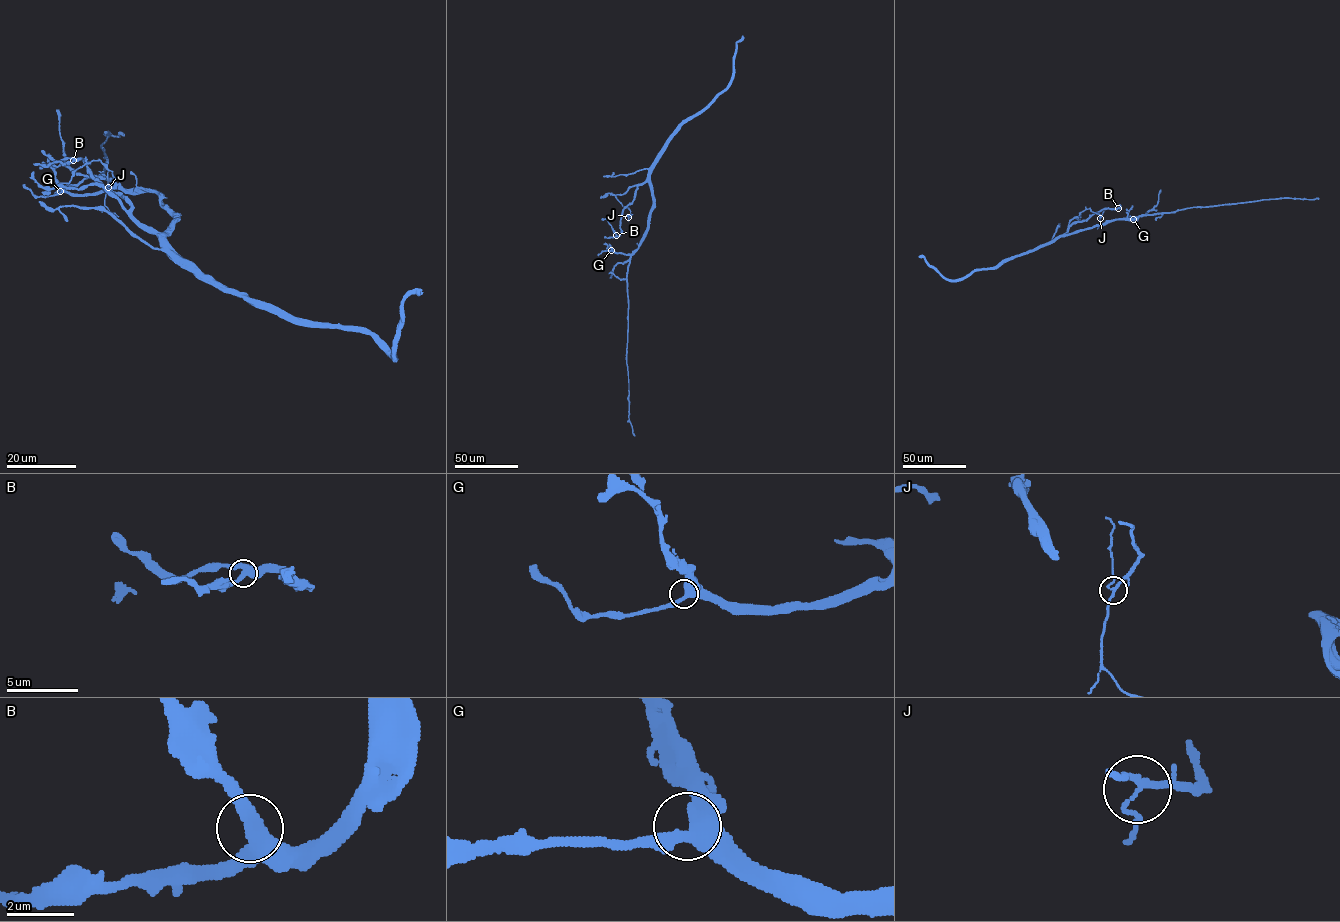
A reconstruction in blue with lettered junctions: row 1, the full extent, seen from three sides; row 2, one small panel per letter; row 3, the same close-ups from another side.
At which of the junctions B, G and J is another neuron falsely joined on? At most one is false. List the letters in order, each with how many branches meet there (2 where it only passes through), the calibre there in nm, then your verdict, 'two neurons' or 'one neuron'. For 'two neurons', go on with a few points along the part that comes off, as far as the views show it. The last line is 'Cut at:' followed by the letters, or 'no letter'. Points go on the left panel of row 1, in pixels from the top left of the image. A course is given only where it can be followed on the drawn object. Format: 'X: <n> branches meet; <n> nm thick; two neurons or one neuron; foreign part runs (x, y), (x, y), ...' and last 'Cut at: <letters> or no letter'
B: 3 branches meet; 380 nm thick; one neuron
G: 3 branches meet; 440 nm thick; one neuron
J: 3 branches meet; 150 nm thick; one neuron
Cut at: no letter

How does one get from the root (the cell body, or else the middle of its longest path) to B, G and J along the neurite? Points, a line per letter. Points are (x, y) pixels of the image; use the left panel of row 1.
B: (191, 265), (142, 224), (122, 196), (110, 193), (94, 177), (86, 161), (73, 160)
G: (191, 265), (166, 242), (173, 217), (154, 191), (108, 189), (82, 195), (60, 191)
J: (191, 265), (100, 184), (73, 189), (61, 183), (99, 160), (112, 171), (108, 187)

